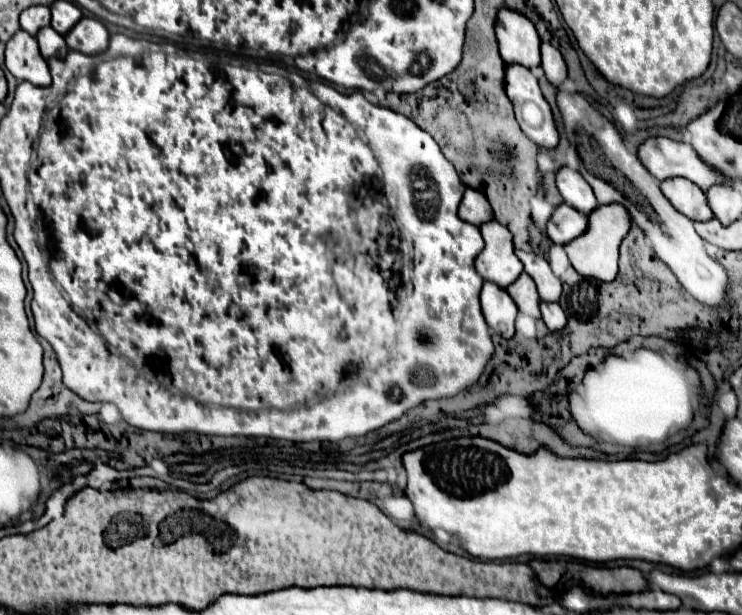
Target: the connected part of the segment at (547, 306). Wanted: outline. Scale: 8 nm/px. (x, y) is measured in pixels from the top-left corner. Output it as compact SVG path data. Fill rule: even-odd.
M542 303L540 311L542 311L542 319L550 331L558 331L566 325L566 315L558 303Z

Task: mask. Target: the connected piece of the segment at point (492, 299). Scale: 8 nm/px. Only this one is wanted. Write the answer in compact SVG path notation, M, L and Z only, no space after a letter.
M484 283L480 293L480 303L482 303L482 313L486 317L488 327L500 337L510 339L514 335L514 319L518 309L516 309L516 303L506 293L506 289L494 283Z

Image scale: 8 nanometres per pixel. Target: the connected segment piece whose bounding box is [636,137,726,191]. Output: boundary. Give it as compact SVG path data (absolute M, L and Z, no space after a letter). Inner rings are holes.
M648 137L636 151L636 155L640 157L642 165L660 181L664 179L670 179L670 177L684 177L684 179L690 179L692 183L696 183L698 187L702 187L704 191L712 185L718 185L718 183L726 183L726 179L714 171L712 167L708 167L696 153L694 149L688 145L688 143L678 143L678 141L672 141L668 137Z

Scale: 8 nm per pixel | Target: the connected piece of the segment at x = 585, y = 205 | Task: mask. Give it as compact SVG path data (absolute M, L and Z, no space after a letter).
M562 167L556 173L556 185L558 185L558 191L564 197L564 201L570 207L574 207L576 211L590 215L592 209L596 209L598 201L592 193L592 187L582 179L582 175L578 171Z

